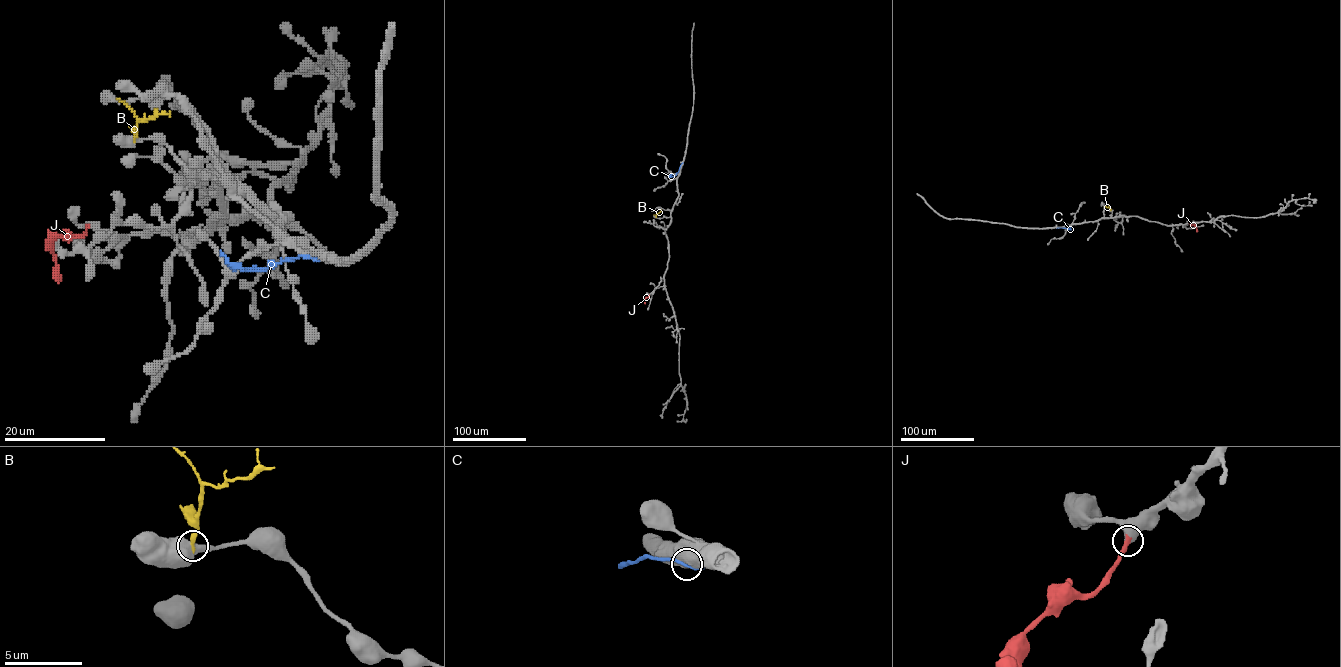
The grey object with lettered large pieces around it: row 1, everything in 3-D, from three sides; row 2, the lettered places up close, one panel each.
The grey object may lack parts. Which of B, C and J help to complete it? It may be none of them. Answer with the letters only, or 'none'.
J

